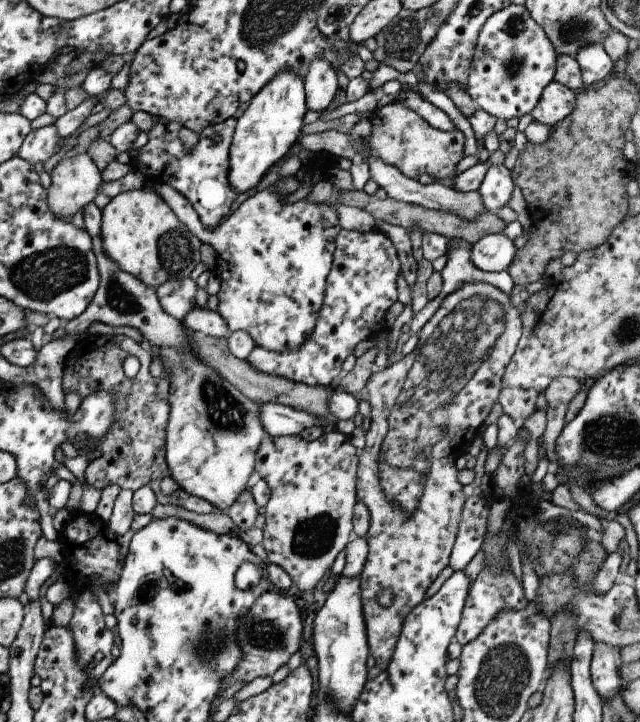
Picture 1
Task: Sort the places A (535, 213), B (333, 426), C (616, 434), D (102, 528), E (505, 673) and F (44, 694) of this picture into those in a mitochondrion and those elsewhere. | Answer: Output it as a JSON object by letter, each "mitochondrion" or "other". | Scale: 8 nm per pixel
{"A":"other","B":"other","C":"mitochondrion","D":"other","E":"mitochondrion","F":"other"}

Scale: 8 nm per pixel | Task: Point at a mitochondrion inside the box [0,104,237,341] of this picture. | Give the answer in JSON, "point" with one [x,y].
{"point":[44,275]}

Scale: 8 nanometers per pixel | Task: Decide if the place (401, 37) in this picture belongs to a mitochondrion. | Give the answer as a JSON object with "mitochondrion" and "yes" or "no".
{"mitochondrion":"yes"}

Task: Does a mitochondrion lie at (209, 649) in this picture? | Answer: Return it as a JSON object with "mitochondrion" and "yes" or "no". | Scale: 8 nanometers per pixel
{"mitochondrion":"yes"}

